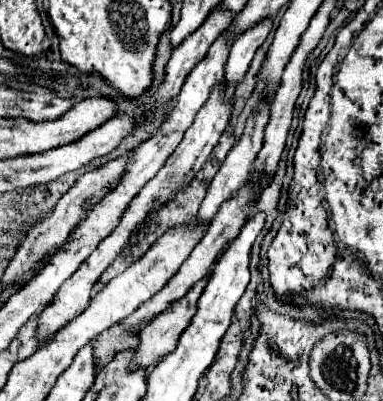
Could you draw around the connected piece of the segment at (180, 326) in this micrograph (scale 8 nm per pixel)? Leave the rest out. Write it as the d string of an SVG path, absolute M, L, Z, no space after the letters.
M213 267L209 269L209 275L203 277L201 281L197 281L179 301L175 301L175 305L171 305L171 309L167 309L167 313L159 313L159 317L155 317L151 321L151 325L147 325L141 333L139 333L139 349L135 355L133 365L135 367L153 367L155 363L161 361L163 355L171 353L177 345L179 335L183 333L183 329L189 325L189 321L193 319L195 311L197 311L197 301L209 281L213 273Z

